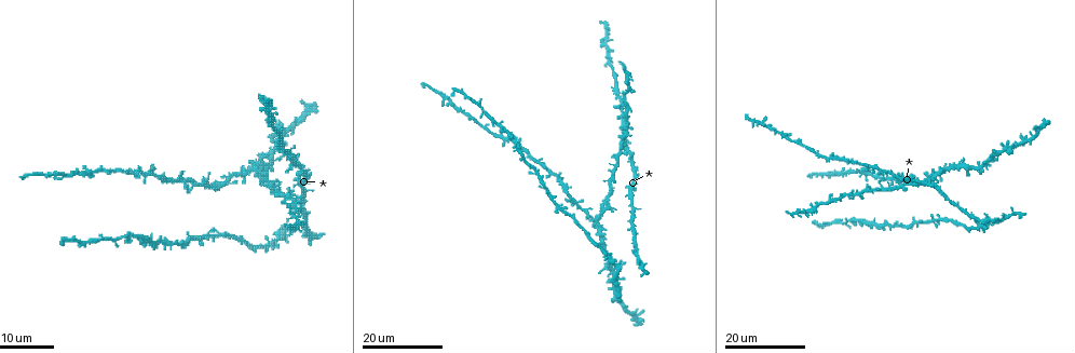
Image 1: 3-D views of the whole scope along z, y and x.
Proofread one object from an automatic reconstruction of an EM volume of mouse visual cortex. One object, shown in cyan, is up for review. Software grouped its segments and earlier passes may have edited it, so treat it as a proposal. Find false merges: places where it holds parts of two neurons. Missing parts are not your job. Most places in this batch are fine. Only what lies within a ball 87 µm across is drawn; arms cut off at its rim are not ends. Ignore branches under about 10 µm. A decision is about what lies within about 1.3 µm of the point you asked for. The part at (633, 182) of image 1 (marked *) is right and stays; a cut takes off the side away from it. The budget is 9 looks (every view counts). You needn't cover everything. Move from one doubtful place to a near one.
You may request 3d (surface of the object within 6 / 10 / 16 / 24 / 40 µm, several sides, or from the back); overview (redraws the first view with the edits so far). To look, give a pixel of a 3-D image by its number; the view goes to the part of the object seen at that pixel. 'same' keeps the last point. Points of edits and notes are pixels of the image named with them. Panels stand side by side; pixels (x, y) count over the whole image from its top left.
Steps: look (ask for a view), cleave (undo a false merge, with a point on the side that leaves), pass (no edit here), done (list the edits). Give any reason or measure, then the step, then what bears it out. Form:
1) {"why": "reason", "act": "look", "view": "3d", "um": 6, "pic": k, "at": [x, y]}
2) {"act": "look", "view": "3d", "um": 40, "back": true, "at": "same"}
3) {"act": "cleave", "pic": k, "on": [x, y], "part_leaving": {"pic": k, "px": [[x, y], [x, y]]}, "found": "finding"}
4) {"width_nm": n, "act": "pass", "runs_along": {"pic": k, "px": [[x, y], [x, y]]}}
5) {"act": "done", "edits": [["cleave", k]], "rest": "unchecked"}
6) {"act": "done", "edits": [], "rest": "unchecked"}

{"act": "look", "view": "3d", "um": 16, "pic": 1, "at": [592, 222]}

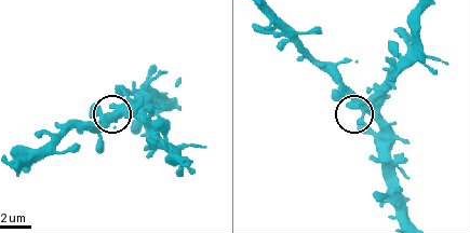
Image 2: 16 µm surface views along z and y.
{"why": "closer look", "act": "look", "view": "3d", "um": 10, "pic": 2, "at": [114, 106]}

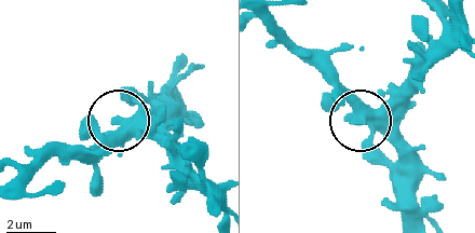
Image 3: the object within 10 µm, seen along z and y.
{"arms": 4, "act": "pass", "found": "one neuron here"}

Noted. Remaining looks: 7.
{"why": "looks like a crossing", "act": "look", "view": "3d", "um": 16, "pic": 1, "at": [870, 167]}

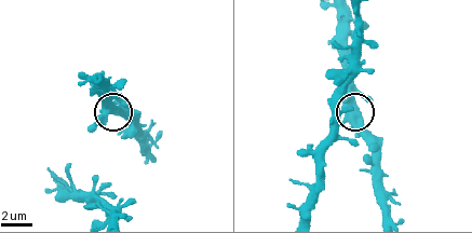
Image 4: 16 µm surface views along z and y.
{"act": "look", "view": "3d", "um": 6, "pic": 4, "at": [348, 115]}

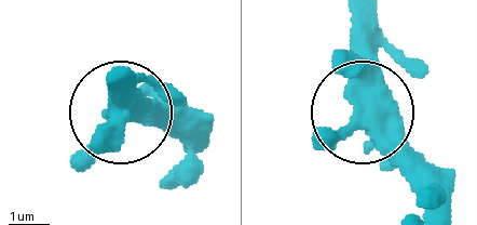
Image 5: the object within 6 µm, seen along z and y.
{"act": "pass", "found": "one neuron here"}

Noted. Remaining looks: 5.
{"why": "four-way junction", "act": "look", "view": "3d", "um": 16, "pic": 1, "at": [883, 192]}

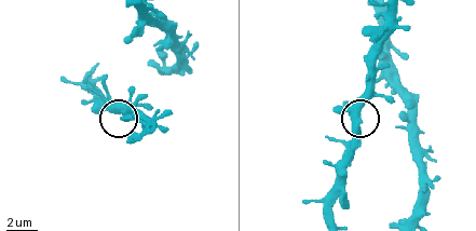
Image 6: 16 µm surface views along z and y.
{"why": "closer look", "act": "look", "view": "3d", "um": 10, "pic": 6, "at": [355, 110]}

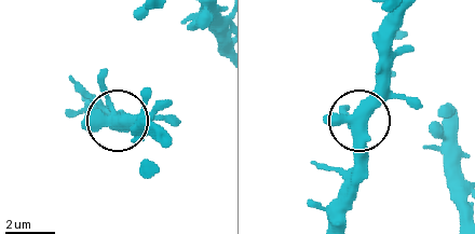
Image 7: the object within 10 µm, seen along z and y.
{"width_nm": 460, "act": "pass", "found": "one neuron here"}

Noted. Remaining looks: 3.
{"why": "narrows sharply", "act": "look", "view": "3d", "um": 24, "pic": 1, "at": [555, 203]}

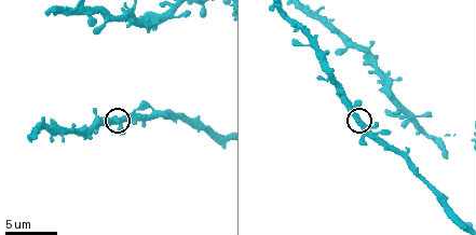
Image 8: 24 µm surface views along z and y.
{"act": "look", "view": "3d", "um": 10, "pic": 8, "at": [360, 120]}

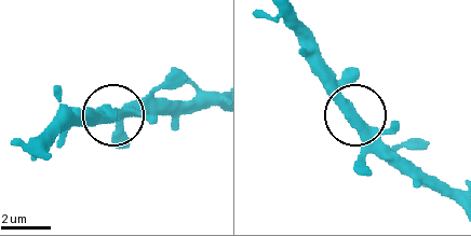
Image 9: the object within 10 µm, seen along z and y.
{"act": "pass", "found": "one neuron here"}

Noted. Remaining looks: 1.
{"act": "done", "edits": [], "rest": "unchecked"}

